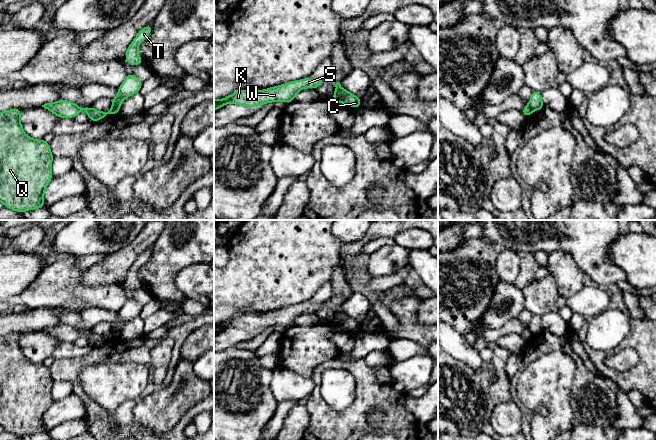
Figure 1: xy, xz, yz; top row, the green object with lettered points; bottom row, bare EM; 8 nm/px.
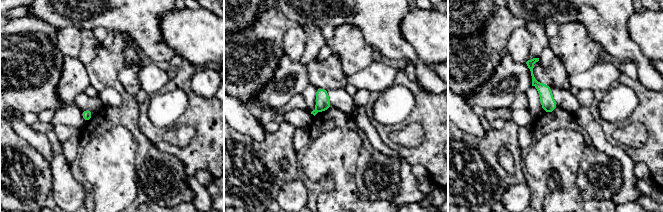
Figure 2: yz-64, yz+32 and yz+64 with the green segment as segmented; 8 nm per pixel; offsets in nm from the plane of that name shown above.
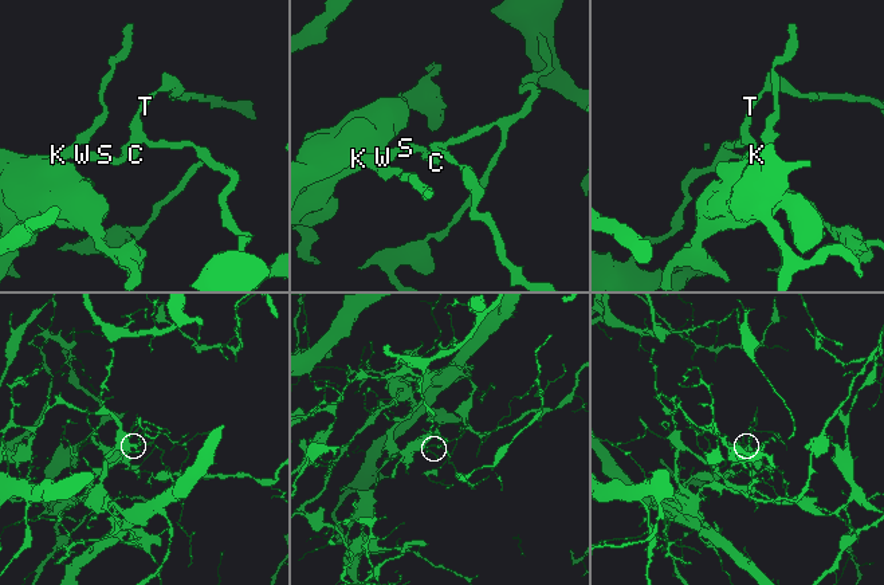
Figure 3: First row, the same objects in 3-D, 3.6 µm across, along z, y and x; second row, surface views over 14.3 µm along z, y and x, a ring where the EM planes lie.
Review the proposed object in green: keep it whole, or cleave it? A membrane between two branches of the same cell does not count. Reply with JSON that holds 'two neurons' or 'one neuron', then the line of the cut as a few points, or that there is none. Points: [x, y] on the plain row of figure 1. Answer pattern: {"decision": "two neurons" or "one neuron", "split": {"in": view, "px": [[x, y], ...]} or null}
{"decision": "two neurons", "split": {"in": "xy", "px": [[112, 331], [118, 333]]}}

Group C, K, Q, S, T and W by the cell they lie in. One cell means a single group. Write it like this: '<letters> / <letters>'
C T / K Q S W

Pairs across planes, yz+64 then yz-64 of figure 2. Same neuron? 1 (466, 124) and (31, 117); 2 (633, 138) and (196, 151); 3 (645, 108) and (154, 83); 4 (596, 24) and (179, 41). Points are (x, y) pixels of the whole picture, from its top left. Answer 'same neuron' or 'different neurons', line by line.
1: different neurons
2: different neurons
3: different neurons
4: different neurons

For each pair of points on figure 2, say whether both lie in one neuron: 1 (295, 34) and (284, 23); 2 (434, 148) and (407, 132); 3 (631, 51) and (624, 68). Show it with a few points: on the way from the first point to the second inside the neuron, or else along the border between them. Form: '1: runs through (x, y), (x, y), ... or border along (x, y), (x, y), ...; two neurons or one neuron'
1: border along (298, 25), (286, 31), (282, 40), (283, 51); two neurons
2: border along (406, 123), (420, 125), (421, 142); two neurons
3: border along (625, 59), (631, 60), (635, 64), (637, 78); two neurons

